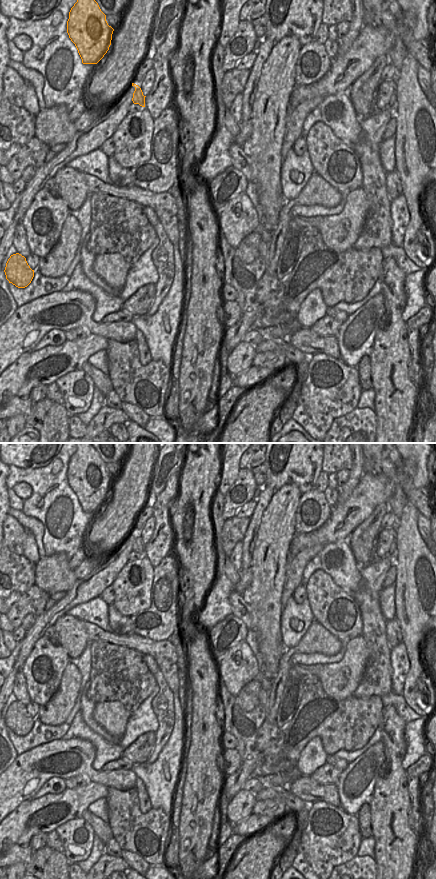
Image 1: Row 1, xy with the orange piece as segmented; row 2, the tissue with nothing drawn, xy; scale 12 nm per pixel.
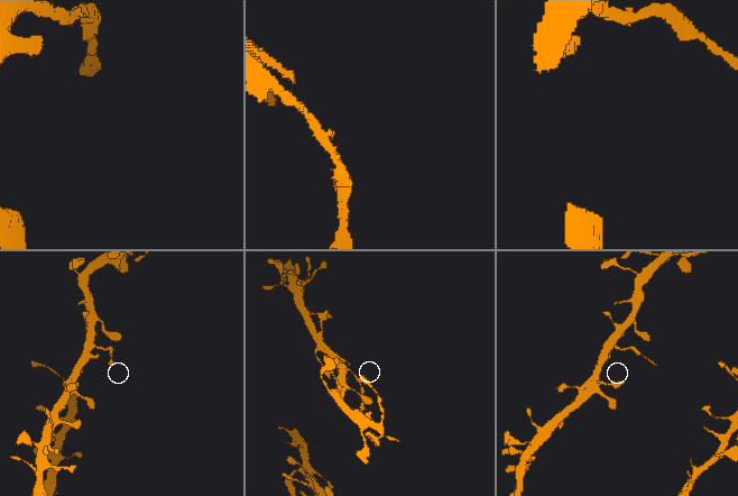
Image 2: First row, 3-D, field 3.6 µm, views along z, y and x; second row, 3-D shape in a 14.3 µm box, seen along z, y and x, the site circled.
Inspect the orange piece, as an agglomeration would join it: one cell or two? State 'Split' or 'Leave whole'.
Split

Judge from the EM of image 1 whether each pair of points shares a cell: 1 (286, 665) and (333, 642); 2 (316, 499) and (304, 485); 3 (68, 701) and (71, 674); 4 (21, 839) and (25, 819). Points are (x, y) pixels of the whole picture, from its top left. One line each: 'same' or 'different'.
1: same
2: different
3: same
4: same

